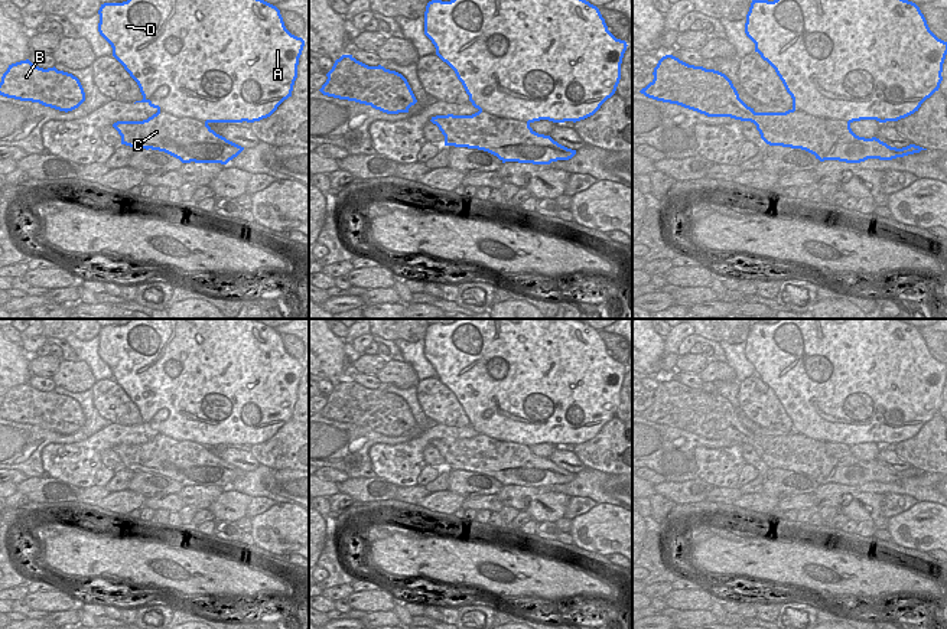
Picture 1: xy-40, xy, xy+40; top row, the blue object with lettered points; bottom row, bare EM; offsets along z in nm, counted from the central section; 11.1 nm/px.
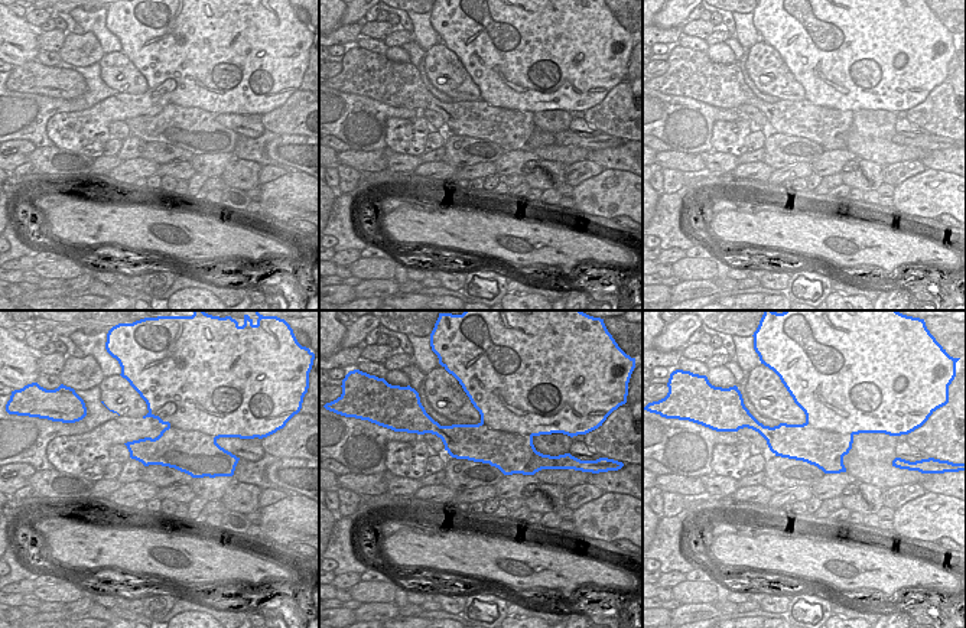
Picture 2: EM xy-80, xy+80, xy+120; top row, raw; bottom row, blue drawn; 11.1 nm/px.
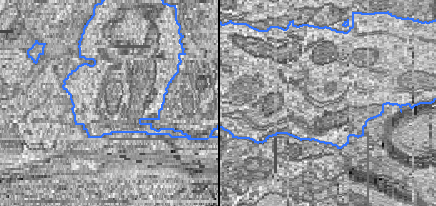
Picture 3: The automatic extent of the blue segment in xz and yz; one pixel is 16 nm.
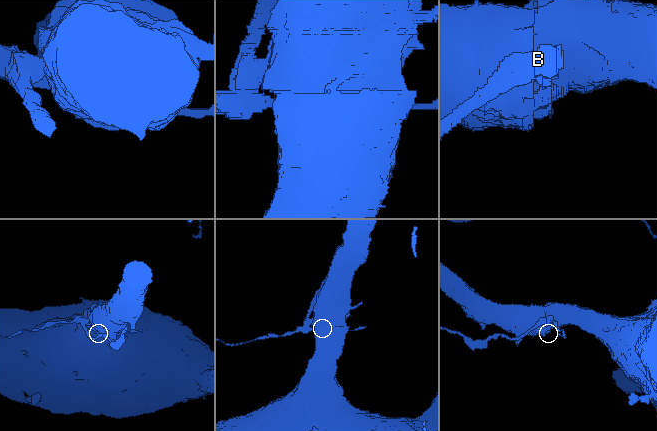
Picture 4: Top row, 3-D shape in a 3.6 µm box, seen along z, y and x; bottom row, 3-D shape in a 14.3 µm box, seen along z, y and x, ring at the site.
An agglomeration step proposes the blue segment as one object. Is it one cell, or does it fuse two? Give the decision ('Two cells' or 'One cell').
Two cells

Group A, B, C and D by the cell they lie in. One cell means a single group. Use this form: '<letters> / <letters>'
A D / B C

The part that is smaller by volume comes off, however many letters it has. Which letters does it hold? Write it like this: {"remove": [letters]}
{"remove": ["B", "C"]}

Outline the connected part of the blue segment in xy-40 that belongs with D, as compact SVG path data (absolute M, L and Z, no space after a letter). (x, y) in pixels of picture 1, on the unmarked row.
M131 319L123 326L101 327L98 338L100 358L140 411L143 423L136 426L147 426L183 444L182 452L175 452L179 472L165 475L182 486L227 488L244 470L217 457L208 447L260 444L292 420L305 364L286 352L276 329L256 319Z

